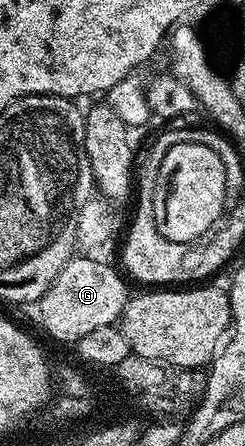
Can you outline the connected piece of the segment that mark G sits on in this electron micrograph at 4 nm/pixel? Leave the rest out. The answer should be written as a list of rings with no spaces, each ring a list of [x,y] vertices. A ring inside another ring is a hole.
[[[71,258],[37,304],[44,329],[57,342],[75,345],[81,337],[85,337],[85,333],[93,333],[93,329],[118,324],[122,320],[123,310],[127,308],[129,290],[128,280],[116,271],[109,264],[98,263],[95,259]]]

